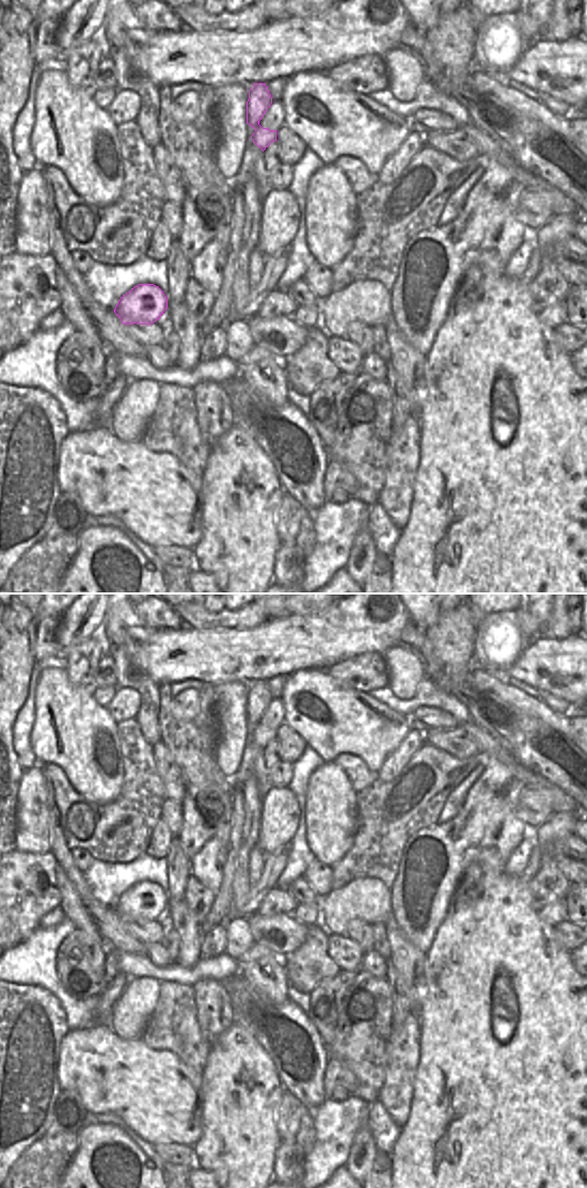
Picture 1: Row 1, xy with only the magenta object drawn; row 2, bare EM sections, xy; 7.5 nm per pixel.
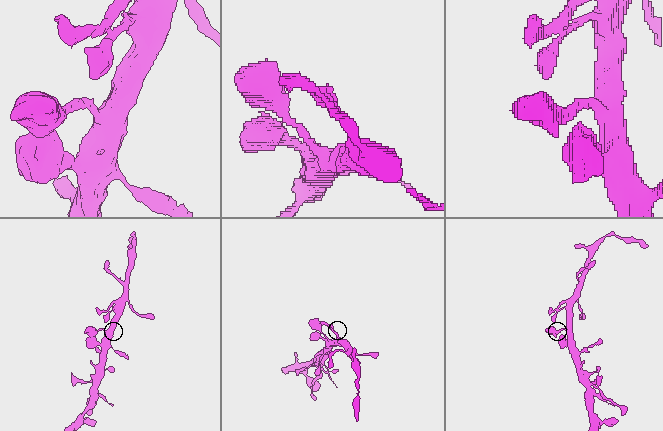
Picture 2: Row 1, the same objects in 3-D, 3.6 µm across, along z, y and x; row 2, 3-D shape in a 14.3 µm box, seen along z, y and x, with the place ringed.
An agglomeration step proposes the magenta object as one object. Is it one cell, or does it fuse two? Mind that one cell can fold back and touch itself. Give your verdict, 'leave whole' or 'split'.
leave whole

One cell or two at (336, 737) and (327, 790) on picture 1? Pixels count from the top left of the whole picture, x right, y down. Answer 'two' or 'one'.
two

